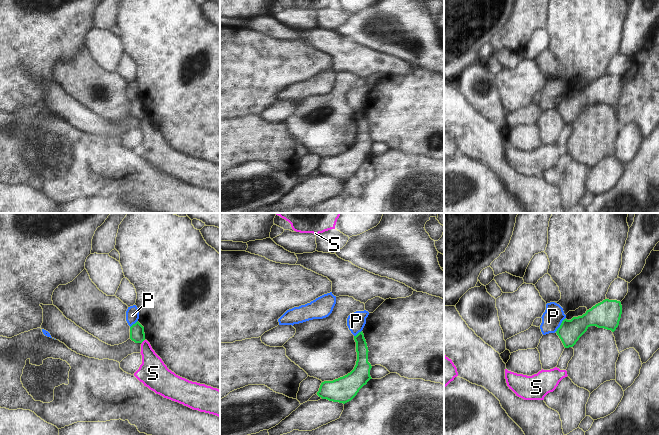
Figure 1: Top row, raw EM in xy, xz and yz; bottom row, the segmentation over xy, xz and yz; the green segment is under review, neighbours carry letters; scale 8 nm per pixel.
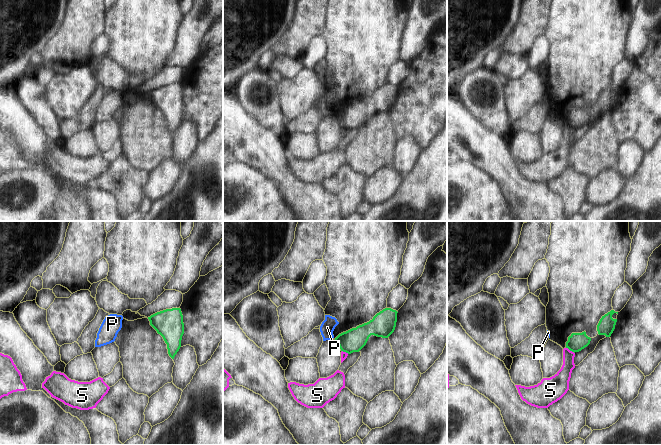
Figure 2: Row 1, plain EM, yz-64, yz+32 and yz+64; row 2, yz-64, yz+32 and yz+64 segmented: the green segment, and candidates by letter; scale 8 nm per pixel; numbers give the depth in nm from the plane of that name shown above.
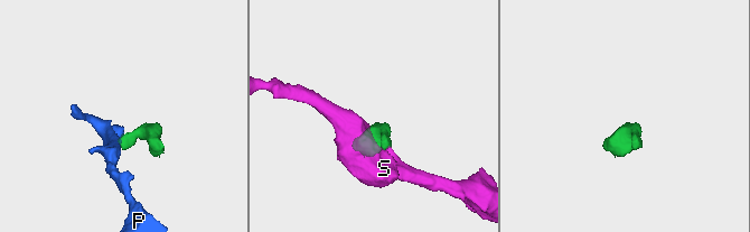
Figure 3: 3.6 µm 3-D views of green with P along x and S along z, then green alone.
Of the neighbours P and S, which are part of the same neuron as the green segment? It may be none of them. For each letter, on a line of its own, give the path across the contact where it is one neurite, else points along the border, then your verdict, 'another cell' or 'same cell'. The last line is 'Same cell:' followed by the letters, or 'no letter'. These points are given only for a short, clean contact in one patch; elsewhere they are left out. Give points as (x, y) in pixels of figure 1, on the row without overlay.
P: border along yz (564, 94), (555, 107); another cell
S: border along xy (144, 115), (141, 118); another cell
Same cell: no letter

